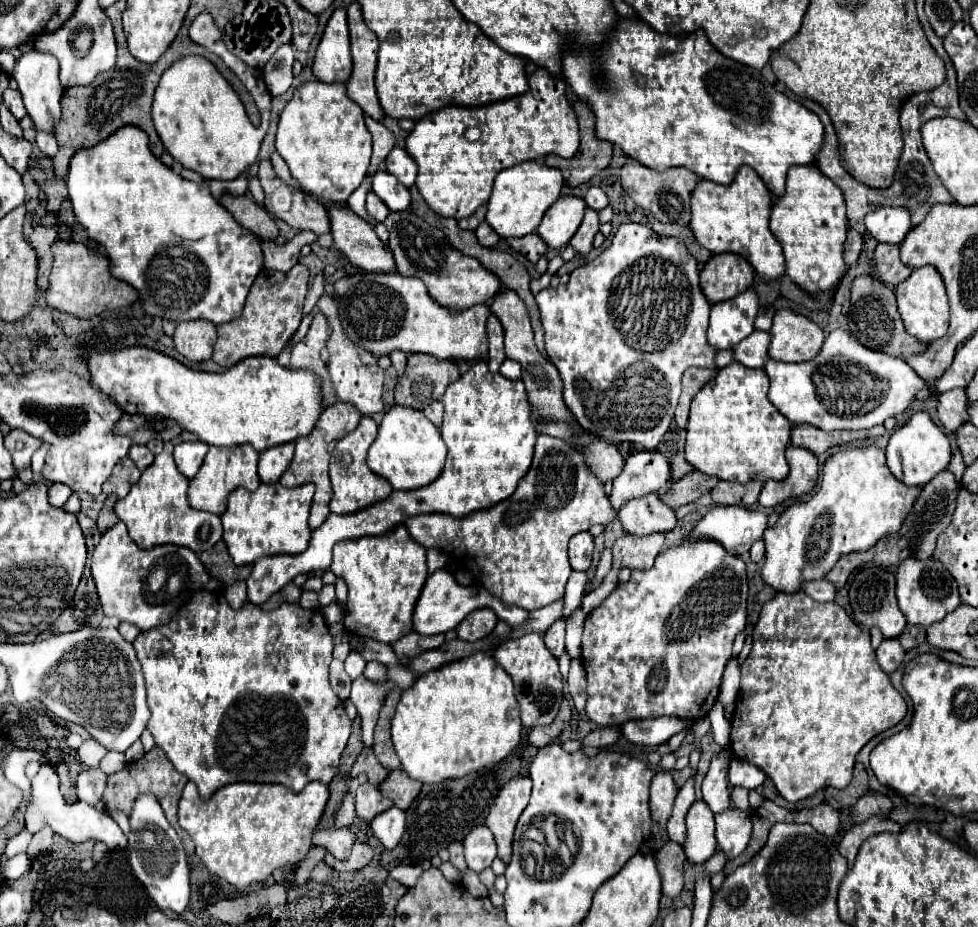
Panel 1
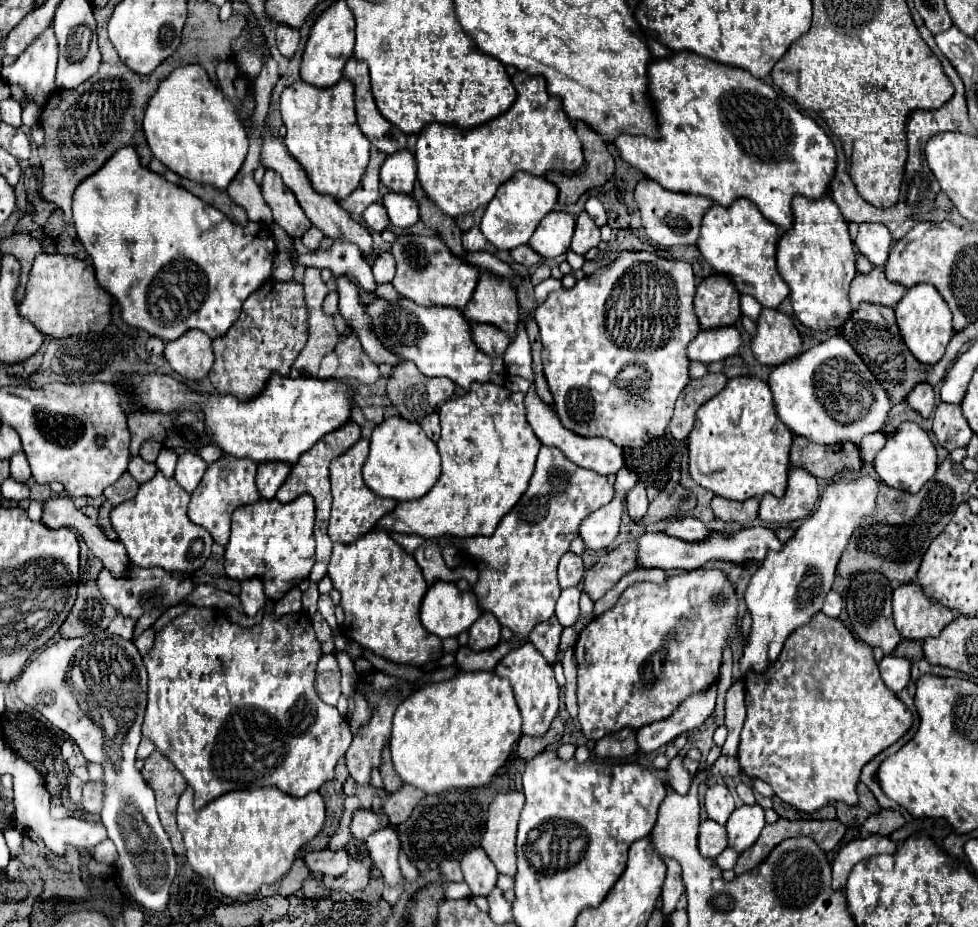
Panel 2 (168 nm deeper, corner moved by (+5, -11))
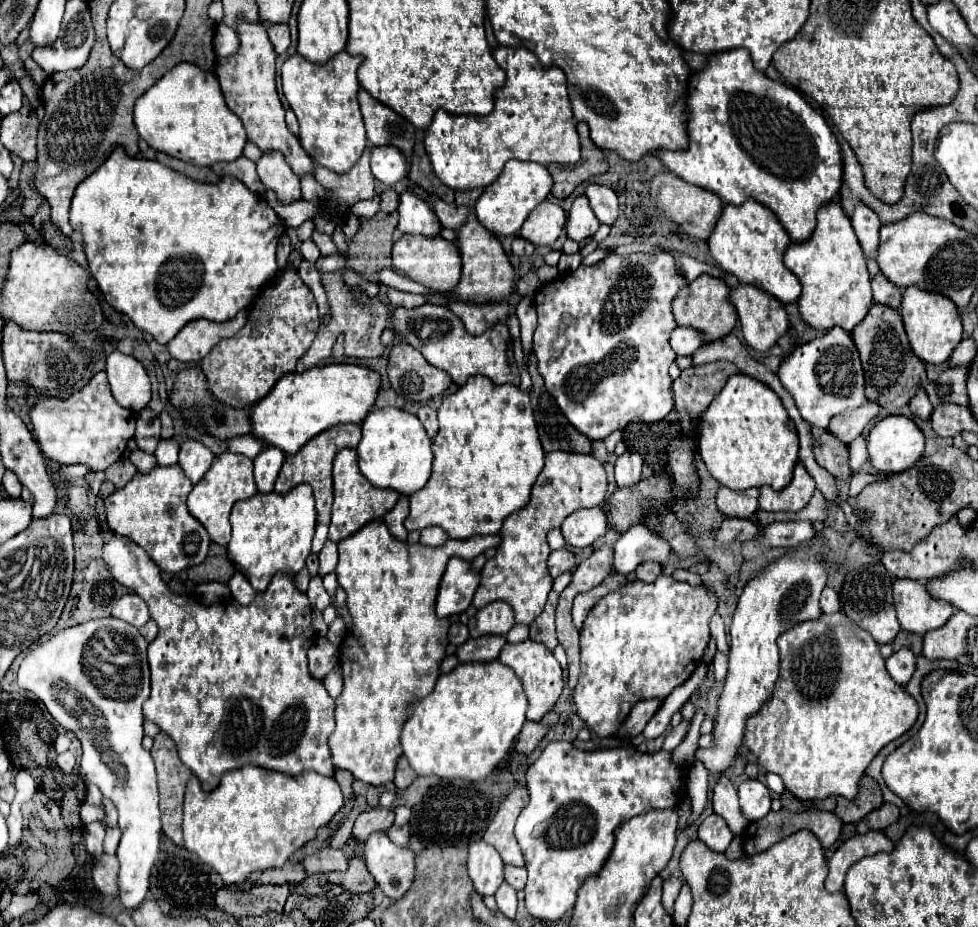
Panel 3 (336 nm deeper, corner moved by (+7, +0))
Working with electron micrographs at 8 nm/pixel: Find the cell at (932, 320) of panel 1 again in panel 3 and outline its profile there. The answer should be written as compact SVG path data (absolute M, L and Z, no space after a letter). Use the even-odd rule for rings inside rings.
M910 287L904 291L900 315L904 319L906 335L910 339L910 345L914 349L916 357L920 357L924 363L932 363L932 365L942 365L942 363L950 361L954 349L962 341L962 321L960 321L956 305L952 305L952 301L948 297Z

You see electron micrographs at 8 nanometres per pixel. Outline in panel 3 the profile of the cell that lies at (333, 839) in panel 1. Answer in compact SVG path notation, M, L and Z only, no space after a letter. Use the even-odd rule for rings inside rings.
M324 847L316 855L310 855L302 861L304 871L308 875L312 873L332 873L332 871L344 871L348 867L348 861L340 849Z

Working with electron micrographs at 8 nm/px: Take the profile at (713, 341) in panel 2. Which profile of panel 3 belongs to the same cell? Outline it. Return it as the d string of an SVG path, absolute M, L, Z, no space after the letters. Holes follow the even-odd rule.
M676 327L670 335L670 347L676 355L692 355L702 347L702 335L688 327Z

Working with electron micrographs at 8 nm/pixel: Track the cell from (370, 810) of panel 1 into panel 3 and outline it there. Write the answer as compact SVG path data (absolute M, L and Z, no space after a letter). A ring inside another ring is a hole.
M374 807L374 809L368 809L366 813L358 815L352 835L364 843L372 833L388 831L392 827L392 823L394 823L394 811L384 809L384 807Z

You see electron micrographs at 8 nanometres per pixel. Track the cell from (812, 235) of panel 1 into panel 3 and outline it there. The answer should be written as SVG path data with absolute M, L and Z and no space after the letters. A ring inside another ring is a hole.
M838 203L824 205L818 215L818 223L812 237L806 243L792 243L786 251L786 267L802 281L802 295L798 307L802 319L822 331L832 327L842 327L846 333L866 317L868 309L874 305L870 275L866 269L866 257L856 241L852 223Z

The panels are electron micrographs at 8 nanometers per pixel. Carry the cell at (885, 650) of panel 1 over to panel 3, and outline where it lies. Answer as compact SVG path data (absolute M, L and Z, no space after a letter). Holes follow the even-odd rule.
M902 647L900 651L892 653L892 657L886 659L886 669L890 677L904 687L916 671L916 655L908 647Z

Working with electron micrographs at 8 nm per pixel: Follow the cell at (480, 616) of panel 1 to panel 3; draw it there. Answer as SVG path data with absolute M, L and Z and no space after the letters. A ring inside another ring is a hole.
M504 601L488 603L486 607L478 609L476 613L476 627L470 637L482 635L506 635L514 627L514 611Z

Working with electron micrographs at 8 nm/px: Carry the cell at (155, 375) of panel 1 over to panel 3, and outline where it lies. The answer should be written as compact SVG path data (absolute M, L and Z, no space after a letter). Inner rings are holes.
M332 363L312 367L304 373L288 373L262 401L250 409L252 433L284 453L294 455L312 437L334 425L362 423L376 403L380 381L380 373L364 365L350 363Z

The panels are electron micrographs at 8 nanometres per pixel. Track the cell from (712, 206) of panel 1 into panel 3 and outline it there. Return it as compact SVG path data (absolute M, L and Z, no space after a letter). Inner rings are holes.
M748 199L740 207L726 205L712 237L708 239L710 253L724 271L736 275L742 283L754 283L758 289L774 295L784 305L796 303L802 293L800 281L784 265L784 253L790 243L792 241L776 215L754 199Z

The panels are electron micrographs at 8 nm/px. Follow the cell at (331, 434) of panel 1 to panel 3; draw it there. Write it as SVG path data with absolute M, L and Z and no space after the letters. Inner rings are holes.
M354 423L336 425L330 431L322 431L320 435L316 435L296 455L286 455L286 461L280 469L280 475L278 475L276 487L274 487L276 493L284 495L286 491L290 491L292 487L296 487L300 483L308 483L314 489L318 519L316 519L316 535L312 541L312 553L320 553L320 549L324 547L324 543L328 539L328 525L330 525L330 513L332 513L332 461L340 449L344 449L344 447L354 449L358 445L360 437L362 437L360 425L354 425Z

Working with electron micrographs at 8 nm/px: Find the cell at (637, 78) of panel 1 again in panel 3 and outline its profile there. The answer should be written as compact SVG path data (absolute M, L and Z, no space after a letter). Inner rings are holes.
M732 49L726 53L716 53L710 55L710 61L706 65L704 71L698 71L692 75L690 81L690 95L688 95L688 135L690 135L690 149L686 151L660 151L658 157L662 159L662 163L678 177L682 177L684 181L692 181L692 185L700 185L704 189L710 189L712 193L716 193L724 203L732 203L732 205L742 205L748 197L756 199L758 203L766 205L770 211L774 211L774 215L780 219L780 223L784 225L784 229L788 231L788 235L792 237L794 243L804 243L810 235L812 229L816 227L816 213L820 207L824 207L826 203L832 203L838 199L840 187L842 187L842 155L840 155L840 145L838 139L834 137L834 133L830 131L828 123L824 121L824 117L820 113L816 113L810 103L790 85L786 83L778 83L768 79L764 73L756 71L750 59L748 49Z

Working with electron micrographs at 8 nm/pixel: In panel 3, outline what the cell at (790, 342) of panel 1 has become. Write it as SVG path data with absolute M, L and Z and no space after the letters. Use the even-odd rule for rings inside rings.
M738 283L734 289L730 289L730 301L738 311L744 339L754 351L768 351L786 333L788 315L784 311L784 305L776 297L772 297L770 293L764 293L748 283Z

